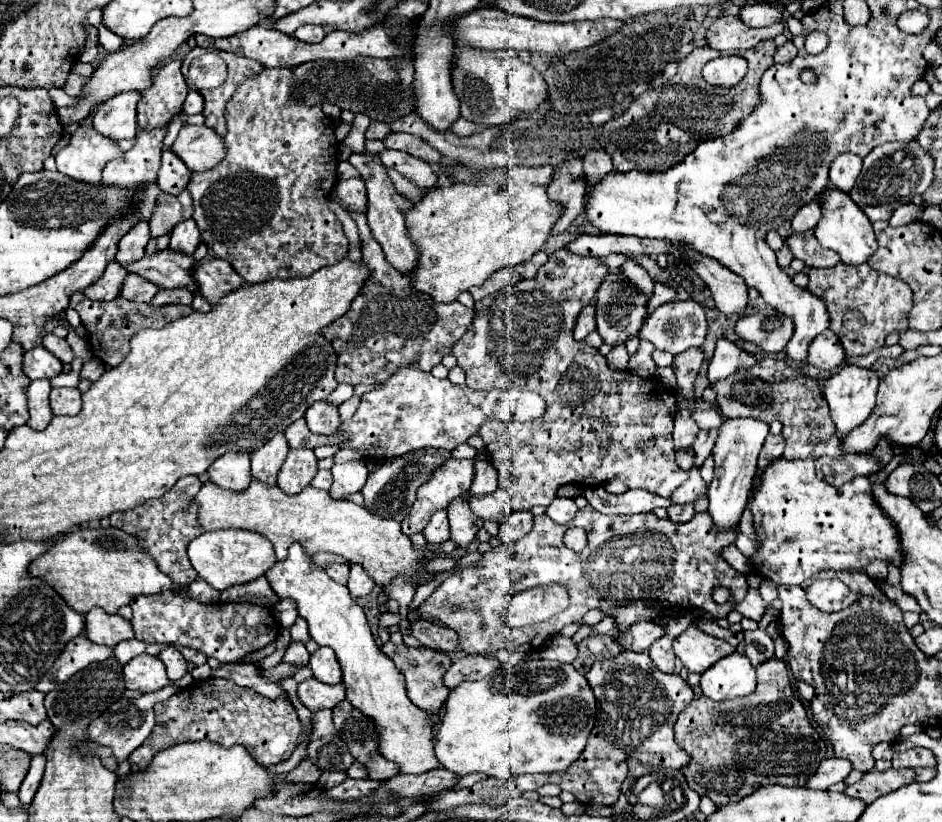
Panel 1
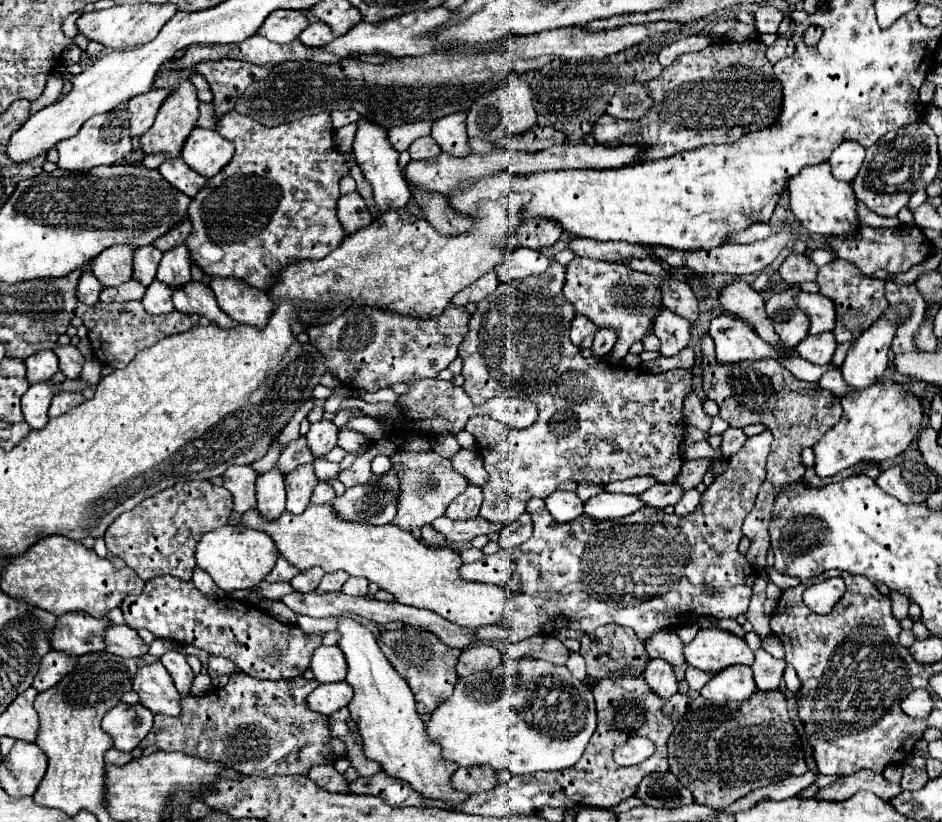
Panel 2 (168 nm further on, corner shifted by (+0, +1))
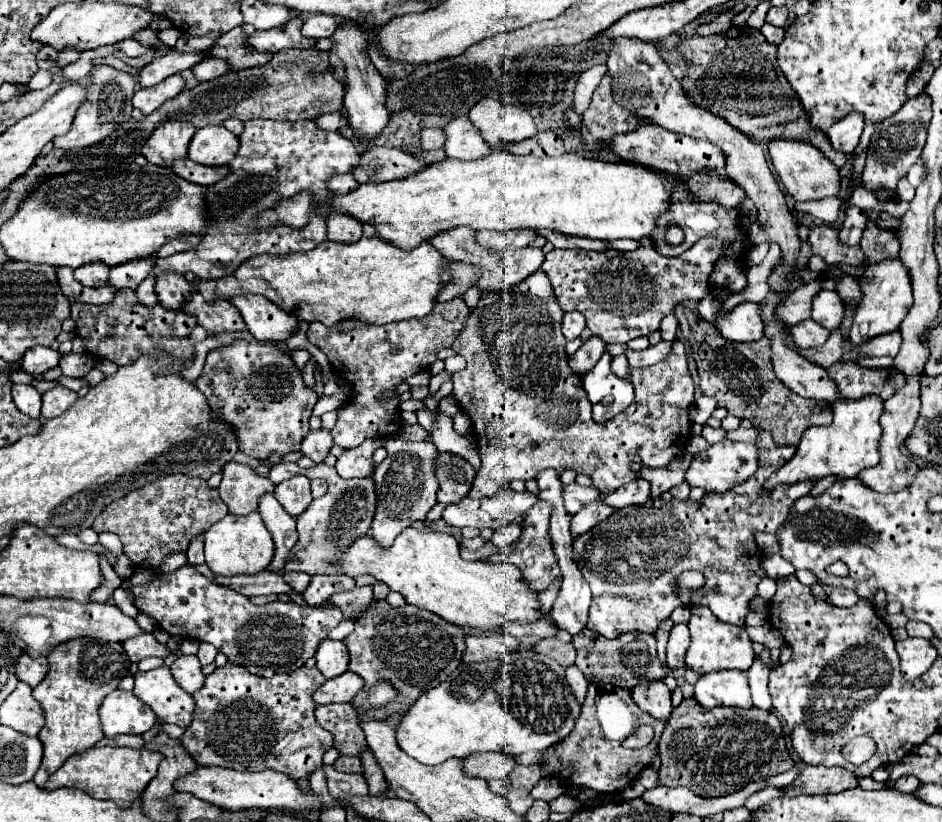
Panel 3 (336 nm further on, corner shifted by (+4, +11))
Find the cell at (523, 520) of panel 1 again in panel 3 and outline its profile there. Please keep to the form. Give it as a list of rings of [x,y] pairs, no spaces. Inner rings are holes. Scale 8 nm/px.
[[[506,525],[506,527],[498,529],[498,531],[494,531],[492,543],[494,543],[498,549],[506,549],[506,547],[510,549],[512,545],[518,543],[520,535],[522,535],[522,529],[520,529],[518,525]]]

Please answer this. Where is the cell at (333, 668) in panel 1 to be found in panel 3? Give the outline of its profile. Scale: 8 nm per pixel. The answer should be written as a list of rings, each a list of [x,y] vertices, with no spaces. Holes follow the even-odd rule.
[[[326,639],[326,641],[322,641],[322,645],[316,651],[316,667],[320,669],[320,673],[326,679],[338,677],[344,671],[348,671],[348,659],[350,659],[350,655],[342,641]]]

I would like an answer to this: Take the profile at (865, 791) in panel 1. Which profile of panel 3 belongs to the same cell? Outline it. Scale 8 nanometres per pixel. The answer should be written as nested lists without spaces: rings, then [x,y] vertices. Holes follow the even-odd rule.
[[[806,767],[792,781],[792,785],[784,789],[784,797],[826,795],[846,791],[856,785],[856,777],[842,767]]]

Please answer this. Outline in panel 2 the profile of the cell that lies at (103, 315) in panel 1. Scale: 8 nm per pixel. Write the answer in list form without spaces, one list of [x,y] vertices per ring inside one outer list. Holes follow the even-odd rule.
[[[98,301],[96,305],[78,303],[74,313],[88,327],[88,339],[92,343],[94,355],[104,365],[112,365],[116,369],[126,367],[138,351],[154,345],[158,339],[162,339],[166,335],[188,331],[190,327],[194,327],[194,323],[198,323],[198,315],[180,313],[180,311],[172,311],[172,313],[166,313],[166,315],[158,317],[158,319],[152,319],[144,311],[140,301],[128,301],[128,303],[102,303],[102,301]]]

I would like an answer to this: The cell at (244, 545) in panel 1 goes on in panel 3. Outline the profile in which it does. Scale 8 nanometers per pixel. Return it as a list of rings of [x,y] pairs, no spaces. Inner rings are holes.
[[[250,513],[244,517],[226,515],[204,533],[204,551],[206,565],[216,575],[254,575],[270,565],[274,555],[274,541],[264,527],[260,513]]]

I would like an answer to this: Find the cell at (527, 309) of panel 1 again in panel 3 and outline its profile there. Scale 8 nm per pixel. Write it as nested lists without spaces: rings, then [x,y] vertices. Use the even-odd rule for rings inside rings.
[[[534,273],[508,293],[486,293],[478,307],[470,313],[464,333],[458,335],[458,341],[454,341],[452,349],[466,359],[466,369],[452,375],[452,393],[460,407],[472,417],[476,435],[474,439],[482,459],[482,467],[478,469],[468,493],[470,499],[492,497],[508,481],[534,479],[534,473],[548,467],[556,469],[558,473],[564,469],[584,473],[592,479],[594,487],[606,495],[636,479],[630,463],[656,469],[666,467],[672,459],[684,453],[692,425],[688,413],[694,401],[694,383],[688,371],[684,343],[676,339],[668,359],[662,359],[660,363],[646,369],[632,369],[632,385],[636,391],[634,403],[614,421],[598,425],[592,421],[590,403],[586,401],[586,393],[582,393],[582,377],[570,373],[568,367],[568,355],[564,351],[566,339],[560,331],[562,315],[564,313],[552,293],[548,277],[544,273]]]

